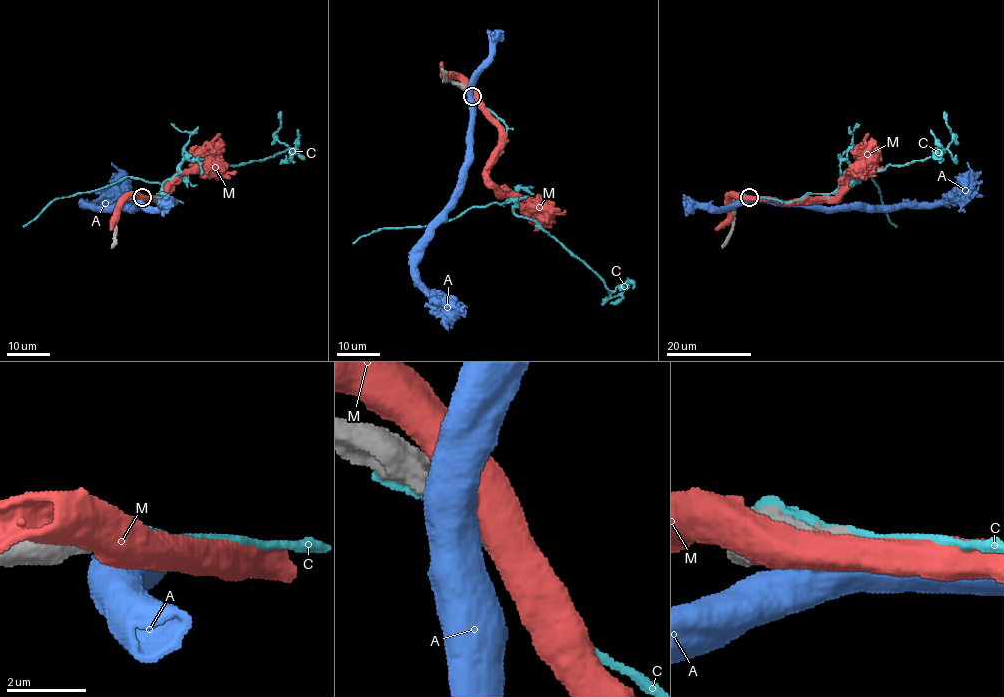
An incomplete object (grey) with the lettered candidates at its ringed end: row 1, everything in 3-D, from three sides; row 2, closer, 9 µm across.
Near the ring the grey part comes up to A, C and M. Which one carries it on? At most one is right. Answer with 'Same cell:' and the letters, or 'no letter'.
Same cell: no letter

